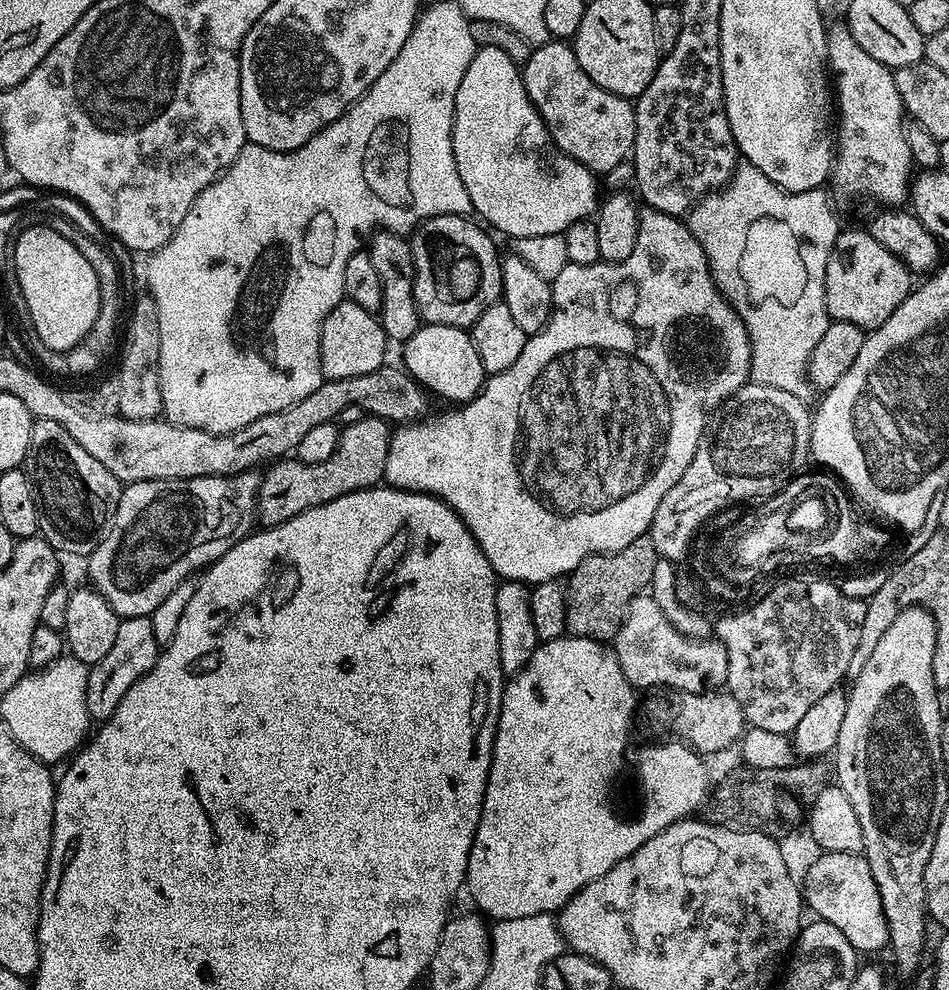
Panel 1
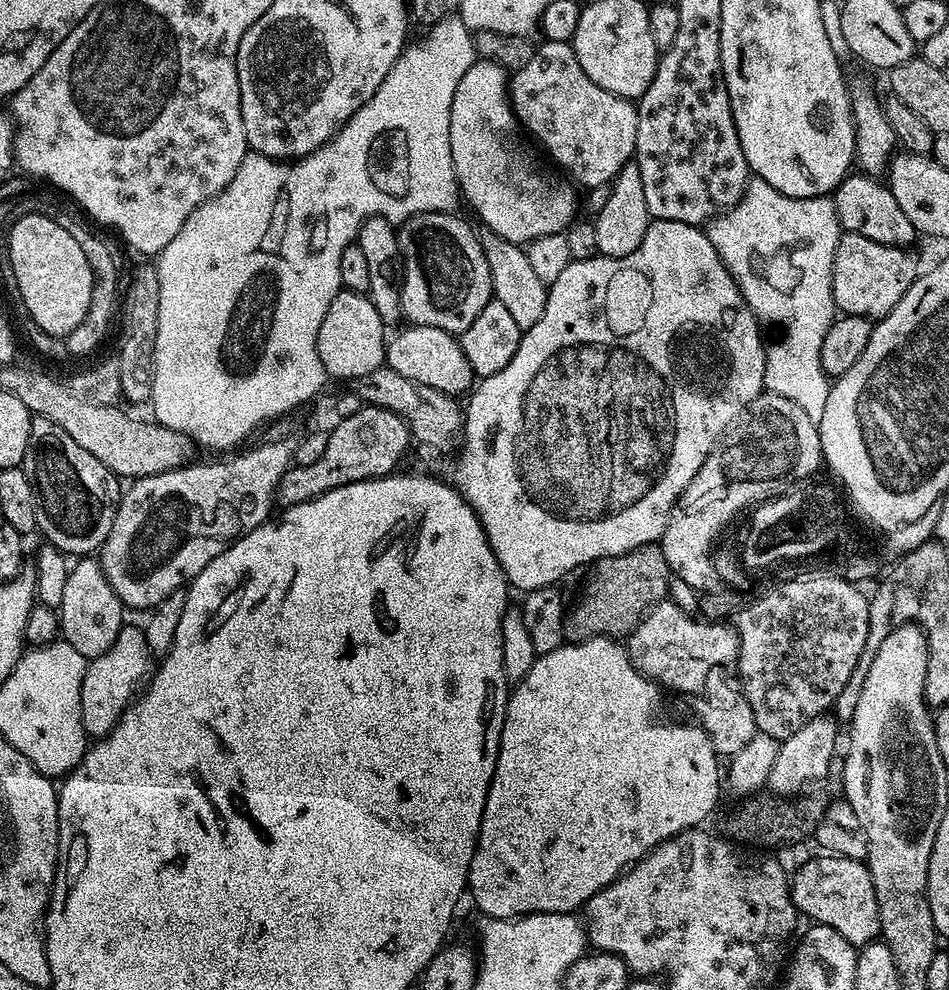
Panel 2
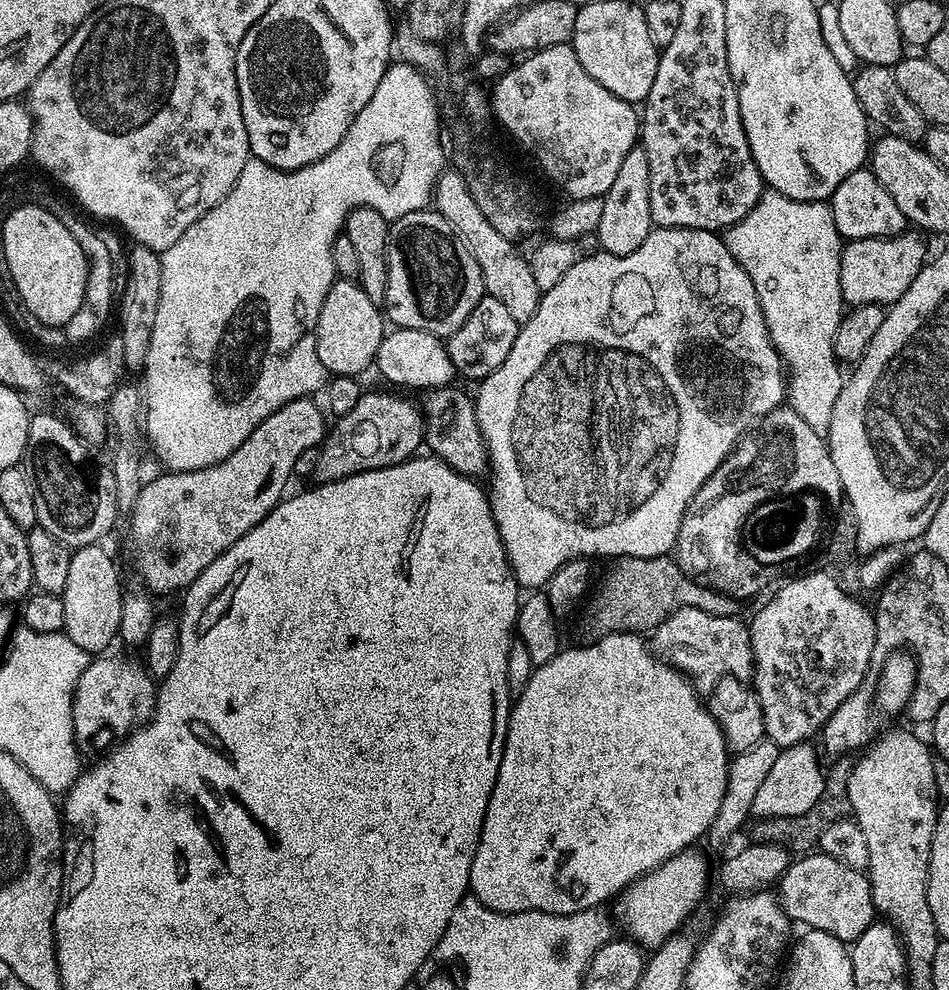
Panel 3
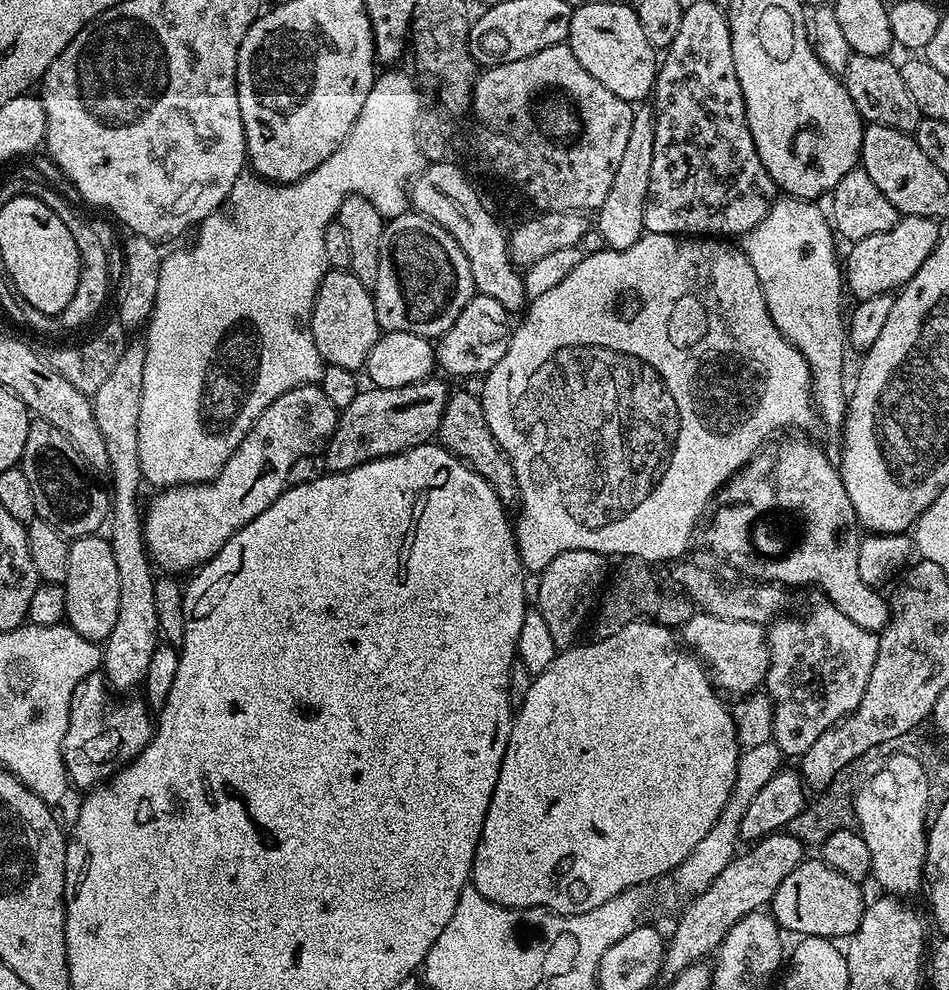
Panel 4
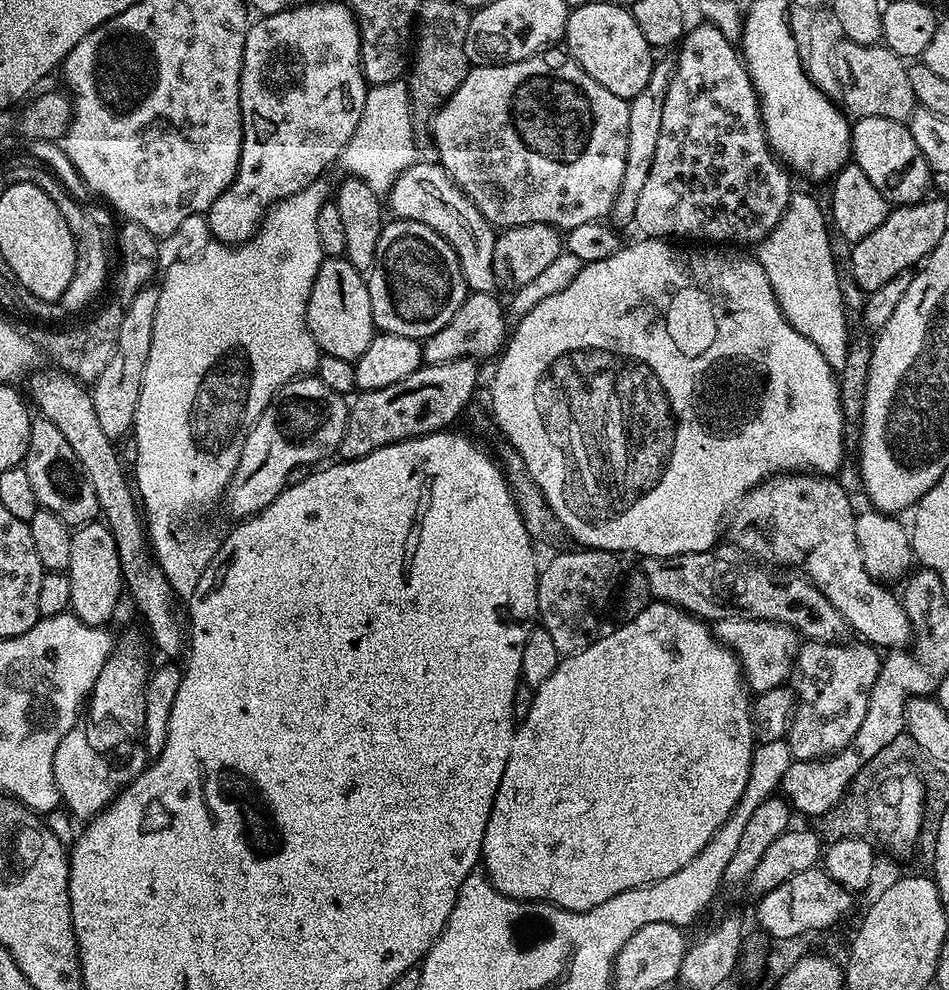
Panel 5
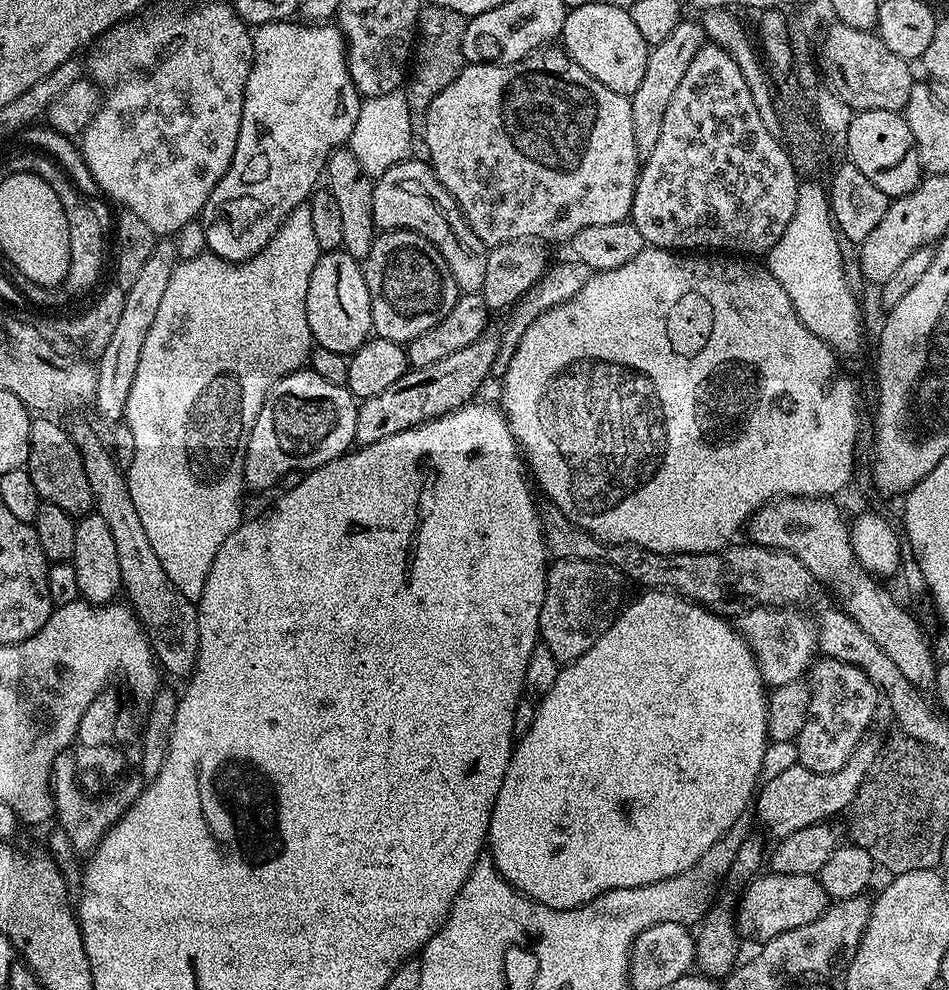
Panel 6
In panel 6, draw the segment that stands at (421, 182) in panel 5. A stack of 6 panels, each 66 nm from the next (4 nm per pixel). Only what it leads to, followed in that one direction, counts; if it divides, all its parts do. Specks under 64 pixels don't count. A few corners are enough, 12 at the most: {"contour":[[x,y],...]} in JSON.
{"contour":[[431,164],[375,177],[377,229],[422,234],[461,293],[481,291],[489,249]]}

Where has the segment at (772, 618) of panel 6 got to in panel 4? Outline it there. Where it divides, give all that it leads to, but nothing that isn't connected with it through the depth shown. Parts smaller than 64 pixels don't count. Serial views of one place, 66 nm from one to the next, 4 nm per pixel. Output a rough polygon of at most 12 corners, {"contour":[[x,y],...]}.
{"contour":[[696,610],[682,640],[725,693],[768,677],[763,624]]}

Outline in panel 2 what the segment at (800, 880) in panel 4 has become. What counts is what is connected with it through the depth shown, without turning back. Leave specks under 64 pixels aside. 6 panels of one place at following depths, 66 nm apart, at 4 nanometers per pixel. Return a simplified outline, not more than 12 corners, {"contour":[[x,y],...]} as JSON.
{"contour":[[831,854],[791,877],[792,901],[854,946],[880,936],[863,860]]}

